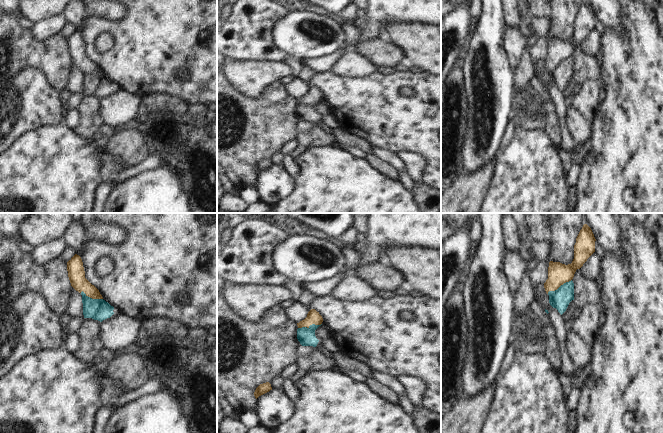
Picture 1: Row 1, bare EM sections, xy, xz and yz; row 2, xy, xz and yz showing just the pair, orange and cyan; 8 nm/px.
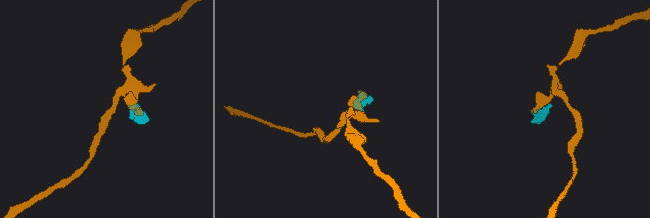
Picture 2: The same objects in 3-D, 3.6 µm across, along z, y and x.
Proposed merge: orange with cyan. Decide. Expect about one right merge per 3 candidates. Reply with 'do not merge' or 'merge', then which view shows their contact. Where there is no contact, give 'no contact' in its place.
do not merge | yz

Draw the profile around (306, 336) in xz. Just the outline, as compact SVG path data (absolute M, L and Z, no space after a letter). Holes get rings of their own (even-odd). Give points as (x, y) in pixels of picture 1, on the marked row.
M312 324L308 328L302 327L297 329L297 339L302 346L316 347L319 340L315 336L315 330L321 325Z

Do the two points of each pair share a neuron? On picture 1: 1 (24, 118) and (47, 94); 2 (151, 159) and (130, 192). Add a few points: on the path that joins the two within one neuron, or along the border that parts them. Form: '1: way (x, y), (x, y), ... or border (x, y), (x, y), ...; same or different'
1: way (29, 112), (41, 100); same
2: border (163, 165), (157, 168), (142, 170), (123, 181); different

